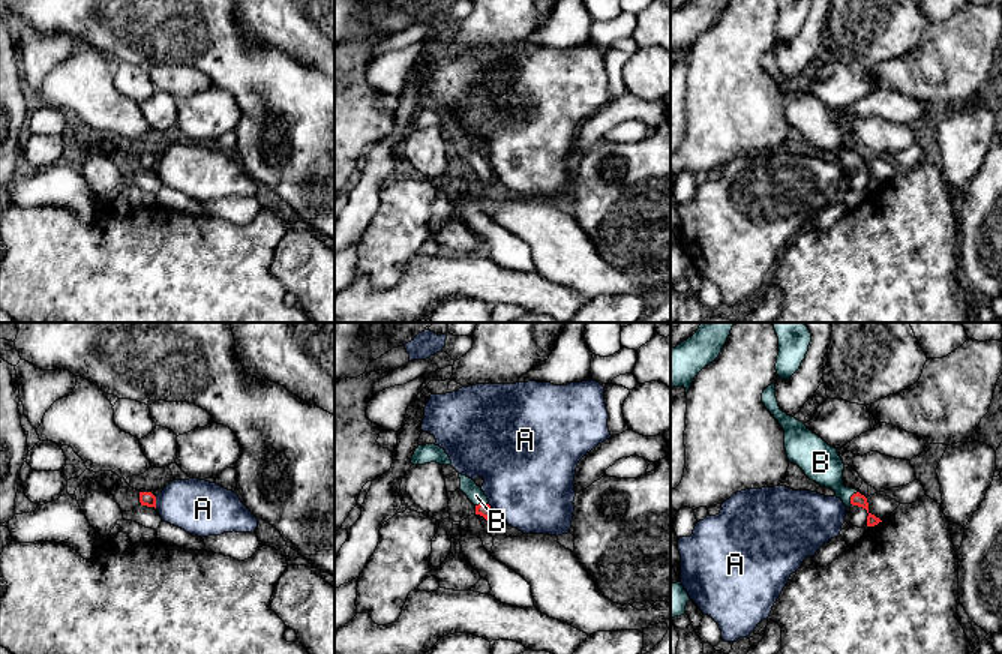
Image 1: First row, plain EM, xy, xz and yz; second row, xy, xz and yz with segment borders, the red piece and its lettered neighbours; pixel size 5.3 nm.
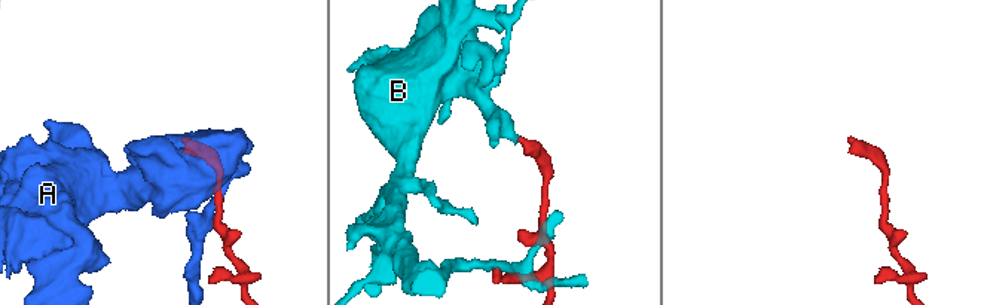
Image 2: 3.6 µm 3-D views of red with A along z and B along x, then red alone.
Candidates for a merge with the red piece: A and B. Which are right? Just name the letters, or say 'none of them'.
B

